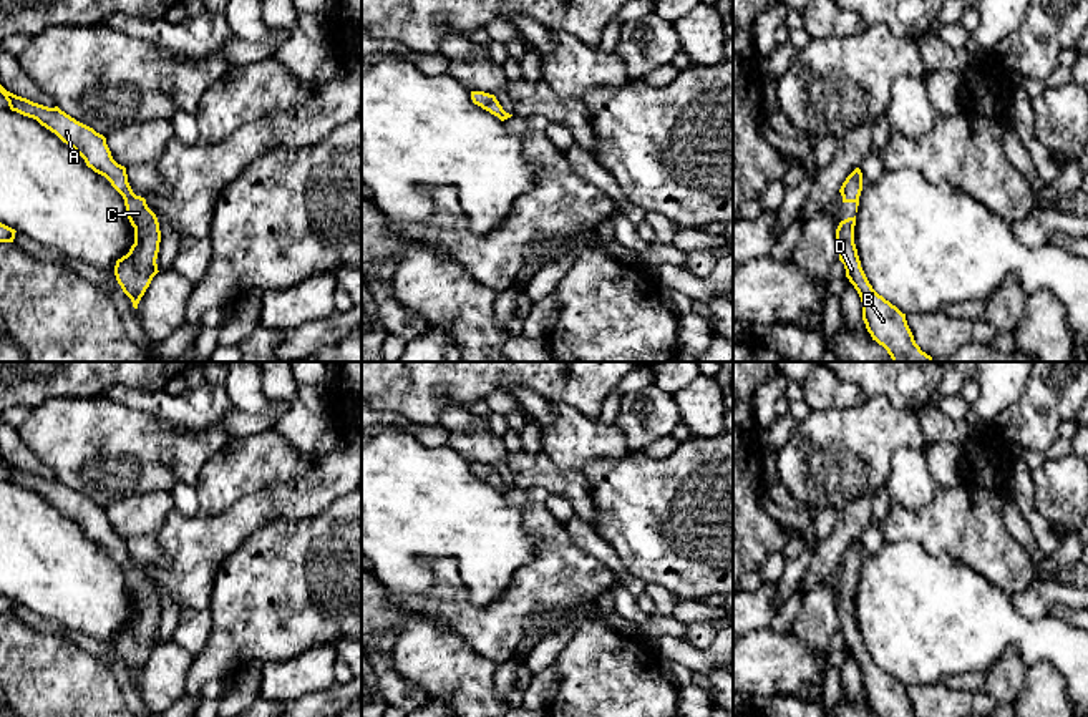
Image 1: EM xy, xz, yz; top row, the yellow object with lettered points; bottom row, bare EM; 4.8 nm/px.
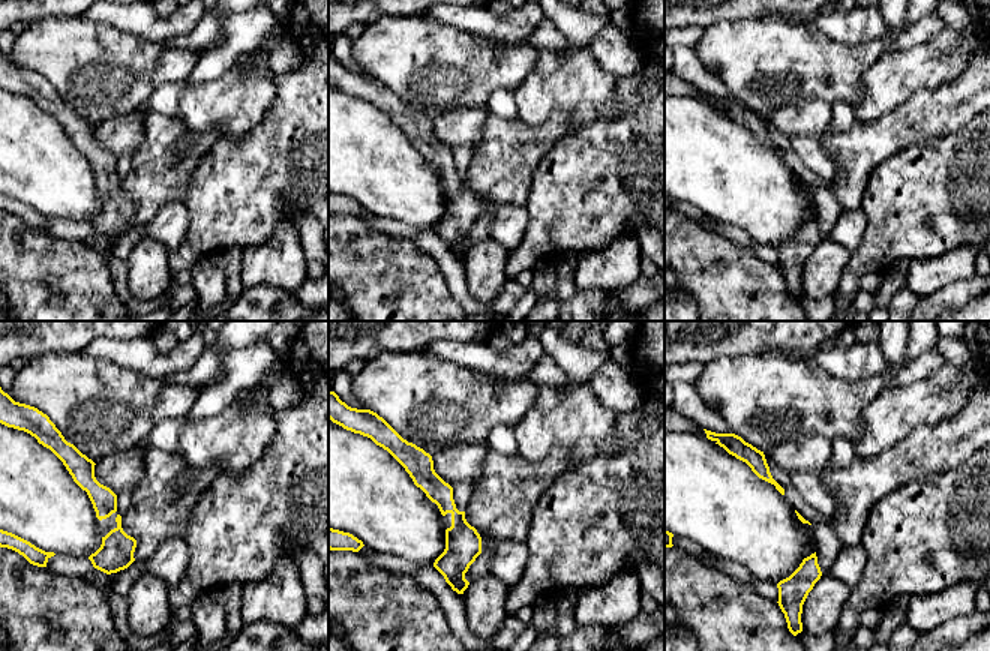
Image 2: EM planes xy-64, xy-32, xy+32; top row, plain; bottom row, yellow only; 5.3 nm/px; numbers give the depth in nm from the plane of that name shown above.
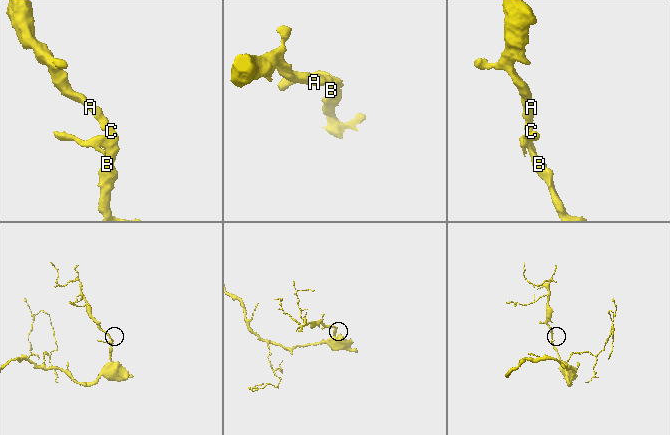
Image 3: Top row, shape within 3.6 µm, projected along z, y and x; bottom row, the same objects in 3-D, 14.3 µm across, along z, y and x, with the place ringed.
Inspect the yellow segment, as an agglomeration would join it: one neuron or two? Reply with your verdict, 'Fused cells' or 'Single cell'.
Single cell

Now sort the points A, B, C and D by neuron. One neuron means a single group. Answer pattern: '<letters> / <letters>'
A B C D

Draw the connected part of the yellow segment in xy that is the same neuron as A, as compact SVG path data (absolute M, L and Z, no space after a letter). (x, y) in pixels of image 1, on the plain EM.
M2 456L0 465L8 473L12 483L33 490L55 505L85 531L88 539L104 548L123 568L126 588L134 599L134 616L126 627L116 632L114 647L123 664L131 671L133 679L138 680L153 649L159 644L156 631L161 602L156 586L148 579L144 569L133 564L128 554L126 539L113 531L103 506L76 493L58 478L48 480L33 475L7 463Z

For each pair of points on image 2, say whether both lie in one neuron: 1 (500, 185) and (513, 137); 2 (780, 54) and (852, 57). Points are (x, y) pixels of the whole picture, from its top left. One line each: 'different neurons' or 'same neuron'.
1: same neuron
2: same neuron

